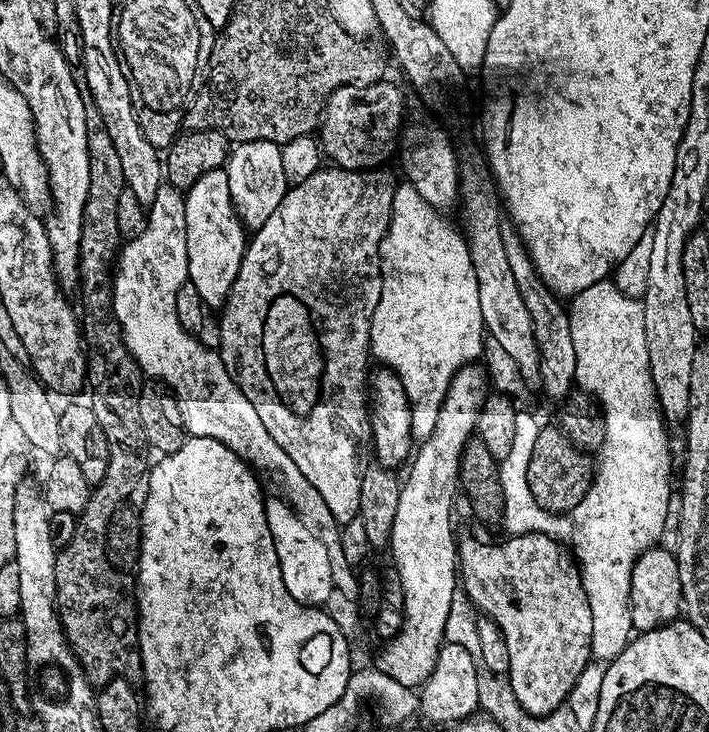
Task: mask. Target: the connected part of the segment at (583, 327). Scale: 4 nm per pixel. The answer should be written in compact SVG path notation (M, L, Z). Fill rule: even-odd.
M649 231L638 238L634 250L616 265L616 284L611 279L599 280L570 300L577 385L610 410L614 425L609 427L604 440L605 449L596 454L593 484L582 503L569 512L557 514L543 508L534 498L529 484L529 464L541 425L525 410L518 411L510 456L500 464L505 533L524 536L527 532L541 532L567 545L578 561L594 618L592 655L603 662L610 662L633 639L632 608L628 605L632 571L636 559L659 541L666 522L667 502L674 491L672 456L664 434L666 424L650 370L646 314L643 303L637 299L643 297L650 278L652 251L654 238ZM609 450L616 452L616 460L608 460Z

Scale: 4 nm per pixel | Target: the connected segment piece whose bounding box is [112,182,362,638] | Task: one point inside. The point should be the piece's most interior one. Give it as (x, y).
(150, 269)

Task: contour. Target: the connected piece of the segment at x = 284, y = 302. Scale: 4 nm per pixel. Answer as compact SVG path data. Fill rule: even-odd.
M279 296L270 302L270 310L266 314L266 322L262 330L262 354L266 362L266 370L270 374L270 382L274 382L276 393L281 400L297 414L311 412L322 396L322 388L318 381L324 375L324 354L314 327L313 317L308 307L296 296Z

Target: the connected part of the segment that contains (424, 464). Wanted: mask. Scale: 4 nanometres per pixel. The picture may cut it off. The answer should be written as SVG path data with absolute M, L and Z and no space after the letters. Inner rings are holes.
M471 363L456 371L440 407L439 420L431 435L421 443L424 445L415 449L410 460L412 469L409 470L408 477L403 477L400 486L398 514L394 518L390 553L392 552L392 564L400 576L401 588L404 591L404 625L396 637L383 645L384 653L374 664L390 678L394 678L395 682L411 689L419 689L426 682L426 678L430 678L438 662L440 650L446 643L446 622L450 618L450 606L458 595L458 536L452 533L452 507L456 504L456 492L458 496L460 459L464 456L464 445L473 439L477 431L476 423L489 392L490 380L483 367Z

